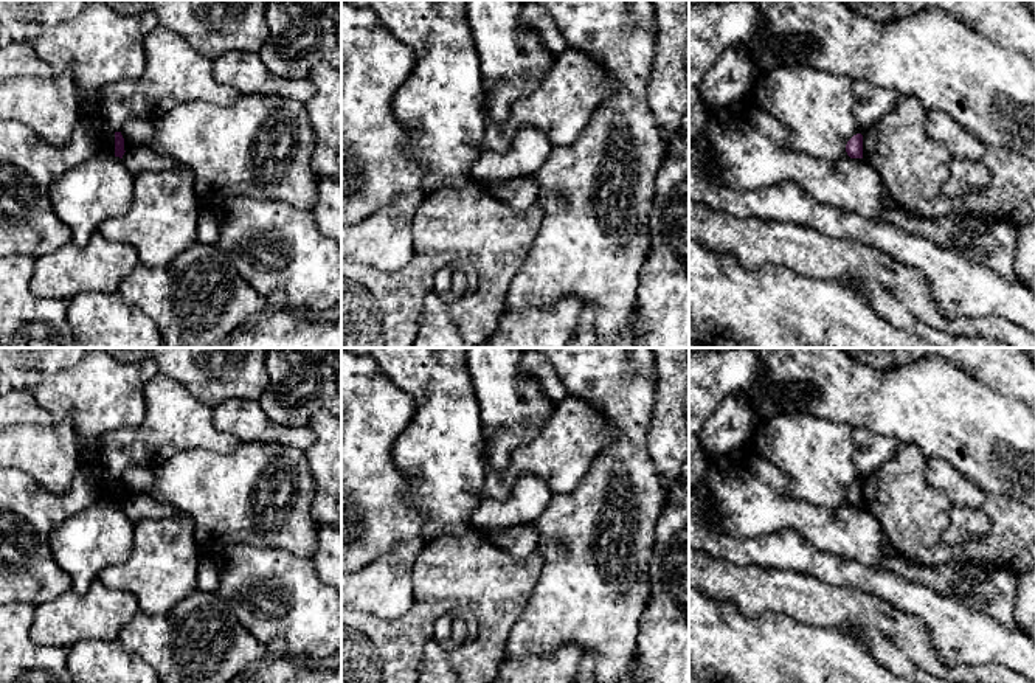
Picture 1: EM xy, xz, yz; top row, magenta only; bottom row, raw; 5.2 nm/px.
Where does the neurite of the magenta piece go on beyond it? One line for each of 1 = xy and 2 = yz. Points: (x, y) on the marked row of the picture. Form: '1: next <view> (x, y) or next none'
1: next none
2: next none

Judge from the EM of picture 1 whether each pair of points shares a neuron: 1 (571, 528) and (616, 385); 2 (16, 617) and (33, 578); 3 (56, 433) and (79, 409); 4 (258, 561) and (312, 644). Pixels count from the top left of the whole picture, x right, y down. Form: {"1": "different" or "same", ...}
{"1": "same", "2": "different", "3": "different", "4": "same"}

